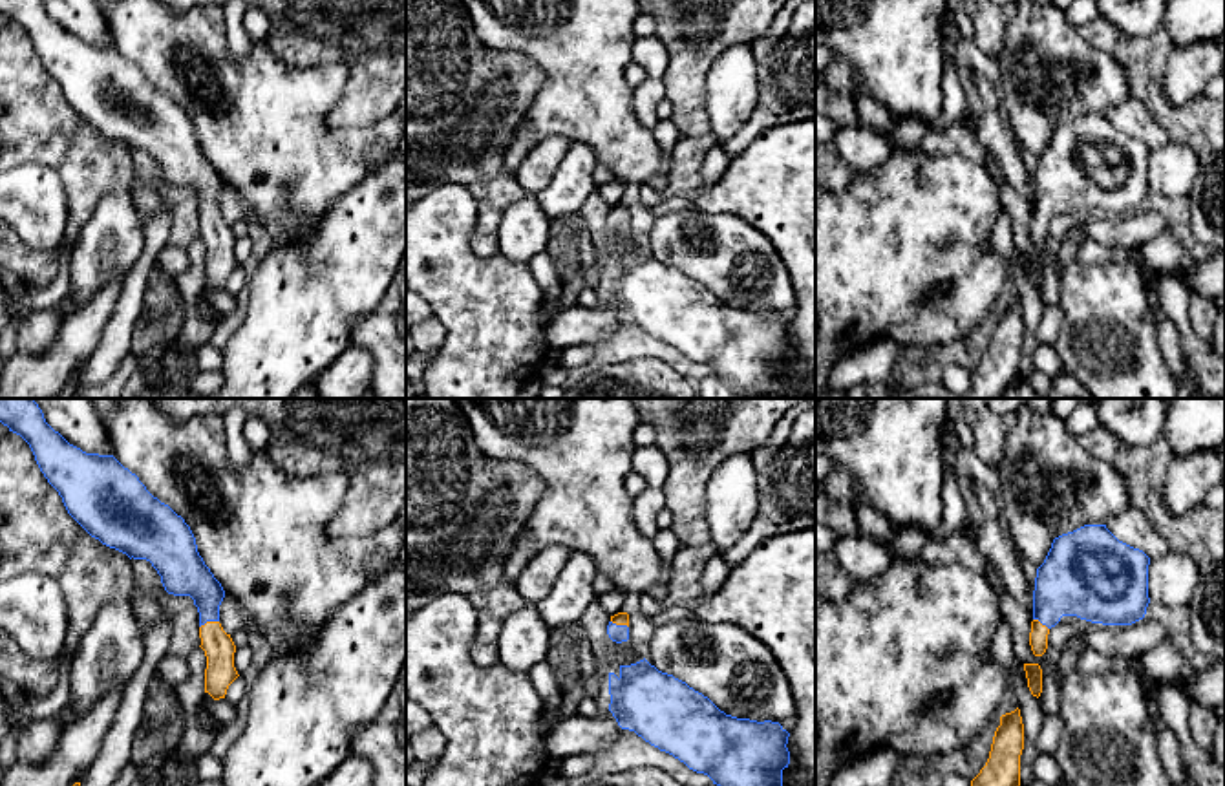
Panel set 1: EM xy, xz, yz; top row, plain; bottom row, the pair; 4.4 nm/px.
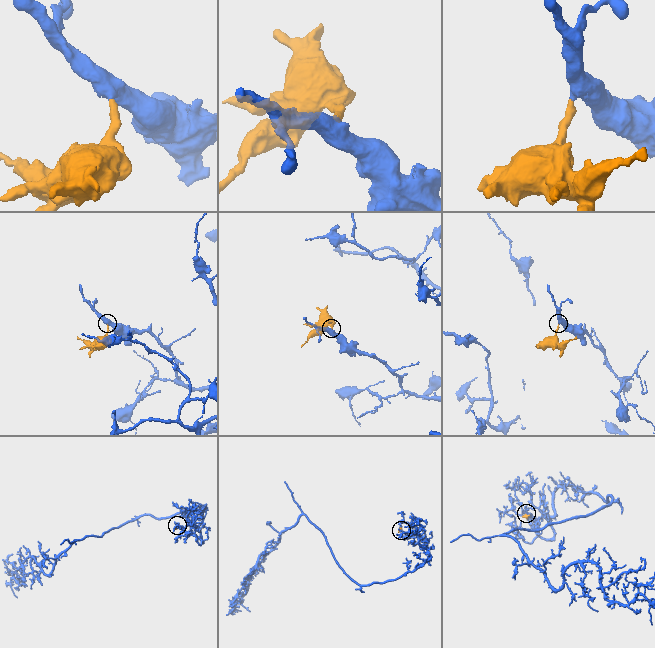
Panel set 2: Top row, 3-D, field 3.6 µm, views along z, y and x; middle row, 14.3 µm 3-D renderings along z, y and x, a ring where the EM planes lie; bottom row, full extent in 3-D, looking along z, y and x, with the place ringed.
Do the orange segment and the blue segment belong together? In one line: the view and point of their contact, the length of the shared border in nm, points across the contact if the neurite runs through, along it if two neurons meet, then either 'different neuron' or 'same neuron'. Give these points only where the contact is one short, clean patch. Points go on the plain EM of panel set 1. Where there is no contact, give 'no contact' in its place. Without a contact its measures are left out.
xy (209, 212) | 90 nm | across xy (218, 236), (209, 212), (207, 187), (183, 163) | same neuron

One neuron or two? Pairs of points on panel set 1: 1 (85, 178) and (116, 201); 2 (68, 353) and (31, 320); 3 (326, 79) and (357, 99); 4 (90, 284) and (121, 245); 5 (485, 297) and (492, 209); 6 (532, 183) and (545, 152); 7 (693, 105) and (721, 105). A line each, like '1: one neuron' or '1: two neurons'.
1: two neurons
2: two neurons
3: two neurons
4: one neuron
5: two neurons
6: one neuron
7: two neurons

